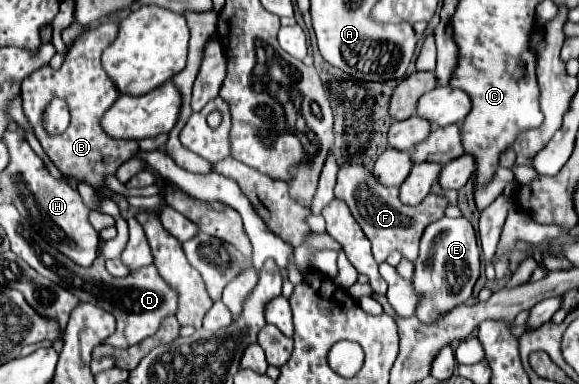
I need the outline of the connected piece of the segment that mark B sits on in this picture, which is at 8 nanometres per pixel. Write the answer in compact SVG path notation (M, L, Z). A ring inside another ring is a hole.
M115 21L101 23L93 29L87 29L71 47L67 53L61 69L51 69L49 65L33 71L27 75L21 83L21 95L23 95L23 111L27 121L33 127L33 133L37 135L43 151L49 155L53 165L67 177L75 177L77 181L87 181L93 187L105 187L105 177L115 175L117 169L135 157L139 153L137 141L117 141L109 139L101 131L101 115L115 103L119 91L107 77L107 73L101 67L101 53L103 49L113 43L117 37L119 25ZM53 97L61 97L67 101L71 111L71 123L63 135L51 137L41 127L41 113L47 107L47 103Z

